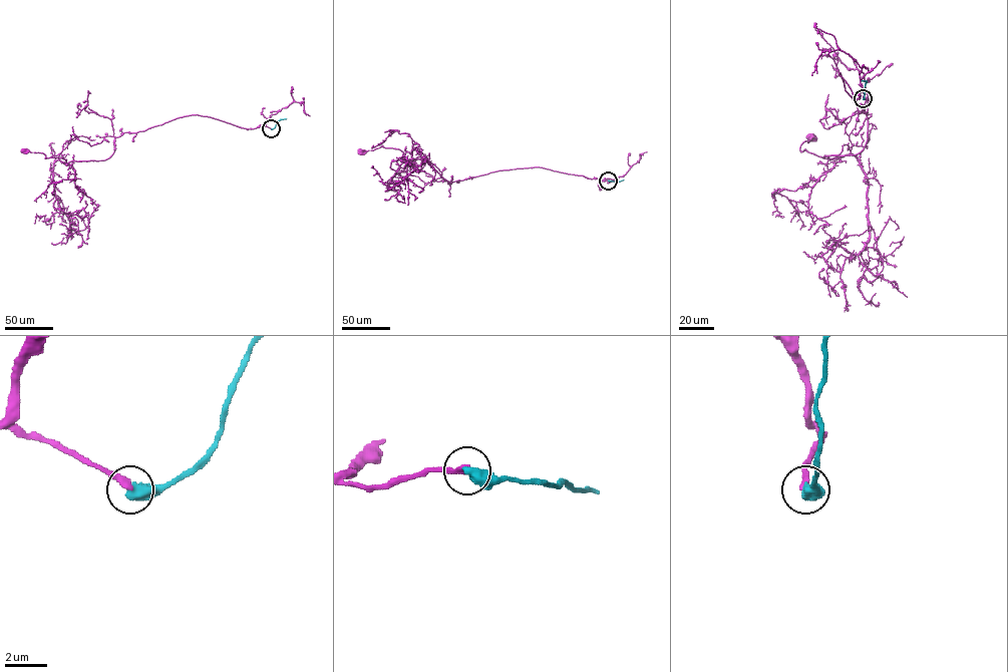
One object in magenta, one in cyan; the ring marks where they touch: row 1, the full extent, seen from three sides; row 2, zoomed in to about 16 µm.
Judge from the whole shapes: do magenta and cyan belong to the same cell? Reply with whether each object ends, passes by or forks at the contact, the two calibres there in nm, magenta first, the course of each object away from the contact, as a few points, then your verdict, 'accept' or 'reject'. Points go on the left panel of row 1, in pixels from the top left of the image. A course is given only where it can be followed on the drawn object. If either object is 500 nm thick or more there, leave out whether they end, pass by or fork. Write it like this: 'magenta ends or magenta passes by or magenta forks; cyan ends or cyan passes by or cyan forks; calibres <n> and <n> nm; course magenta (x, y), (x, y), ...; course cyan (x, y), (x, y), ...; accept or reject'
calibres 280 and 600 nm; course magenta (271, 128), (241, 127), (192, 114), (123, 132), (103, 160), (65, 162), (24, 150); course cyan (271, 128), (279, 120), (286, 118); reject

